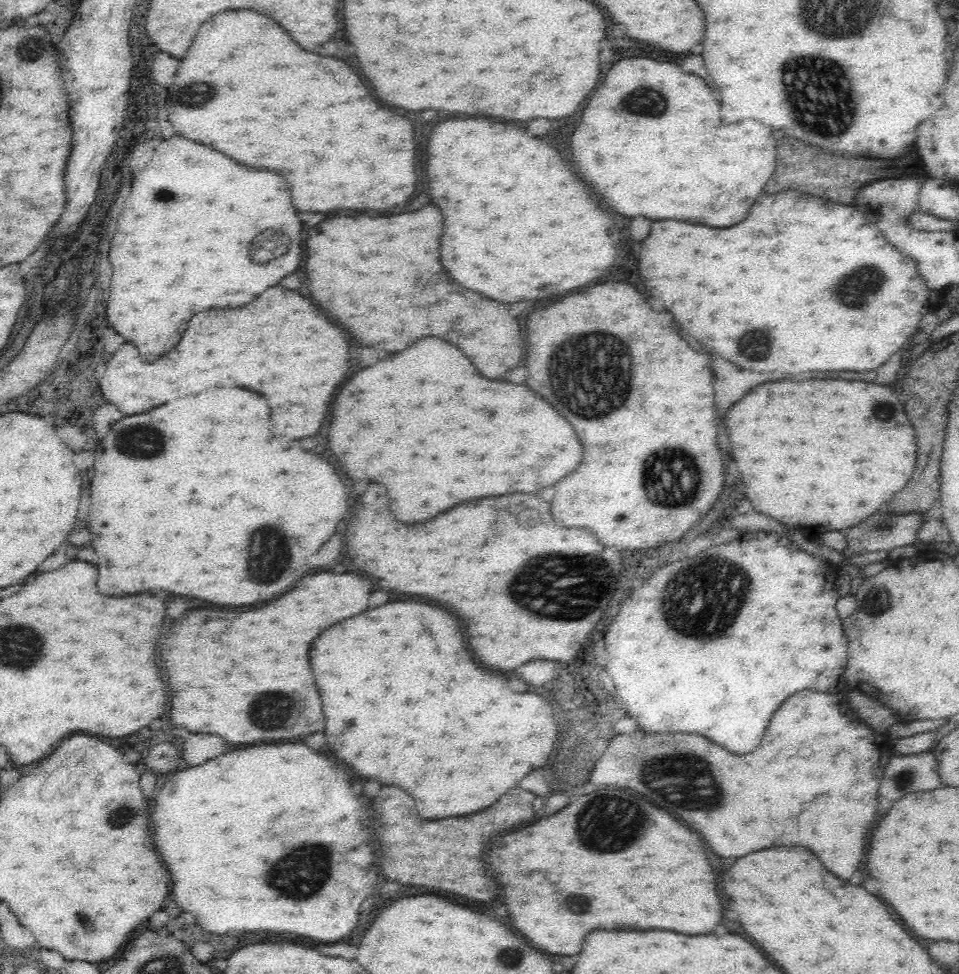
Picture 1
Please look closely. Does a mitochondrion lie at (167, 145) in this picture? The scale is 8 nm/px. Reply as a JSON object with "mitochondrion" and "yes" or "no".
{"mitochondrion":"no"}

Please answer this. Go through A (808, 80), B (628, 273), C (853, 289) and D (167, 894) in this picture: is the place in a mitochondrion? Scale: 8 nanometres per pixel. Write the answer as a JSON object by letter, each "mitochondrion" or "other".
{"A":"mitochondrion","B":"other","C":"mitochondrion","D":"other"}

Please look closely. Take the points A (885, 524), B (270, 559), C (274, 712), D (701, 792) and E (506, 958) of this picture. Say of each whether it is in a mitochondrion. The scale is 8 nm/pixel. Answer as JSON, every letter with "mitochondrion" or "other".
{"A":"mitochondrion","B":"mitochondrion","C":"mitochondrion","D":"mitochondrion","E":"mitochondrion"}

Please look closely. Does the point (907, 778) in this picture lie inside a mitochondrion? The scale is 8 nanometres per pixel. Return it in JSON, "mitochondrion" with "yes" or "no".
{"mitochondrion":"yes"}

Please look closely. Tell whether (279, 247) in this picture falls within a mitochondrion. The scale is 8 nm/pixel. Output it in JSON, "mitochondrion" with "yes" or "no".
{"mitochondrion":"yes"}

